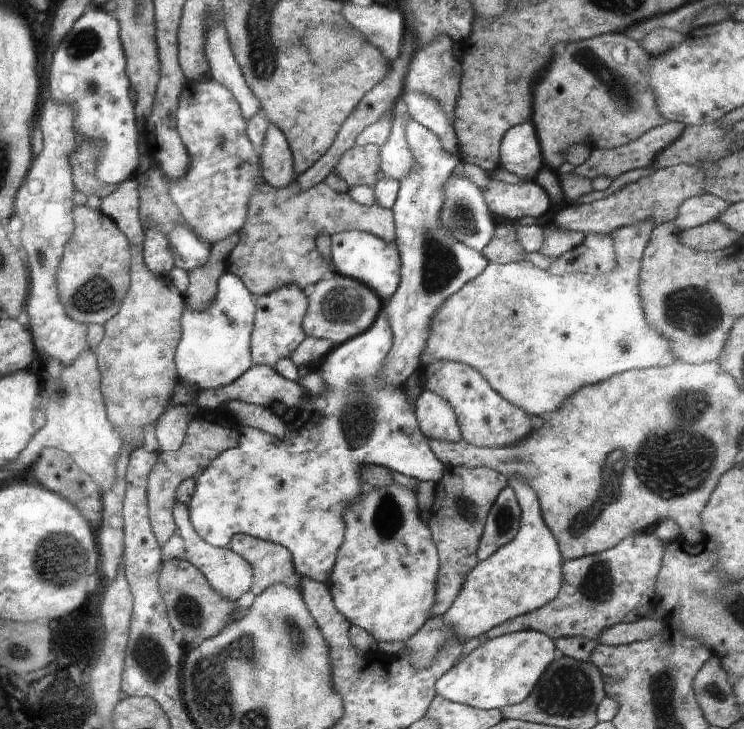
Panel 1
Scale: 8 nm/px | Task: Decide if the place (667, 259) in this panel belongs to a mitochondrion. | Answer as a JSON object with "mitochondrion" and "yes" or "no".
{"mitochondrion":"no"}

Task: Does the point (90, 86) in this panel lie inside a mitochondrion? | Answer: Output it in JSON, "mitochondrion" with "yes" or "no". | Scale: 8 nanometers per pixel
{"mitochondrion":"yes"}

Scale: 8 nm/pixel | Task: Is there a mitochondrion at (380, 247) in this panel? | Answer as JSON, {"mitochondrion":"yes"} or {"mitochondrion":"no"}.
{"mitochondrion":"no"}

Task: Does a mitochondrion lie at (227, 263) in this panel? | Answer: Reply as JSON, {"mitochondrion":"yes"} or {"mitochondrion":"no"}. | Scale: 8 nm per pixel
{"mitochondrion":"no"}

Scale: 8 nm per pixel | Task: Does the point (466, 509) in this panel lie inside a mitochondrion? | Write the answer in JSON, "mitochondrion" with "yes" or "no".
{"mitochondrion":"yes"}

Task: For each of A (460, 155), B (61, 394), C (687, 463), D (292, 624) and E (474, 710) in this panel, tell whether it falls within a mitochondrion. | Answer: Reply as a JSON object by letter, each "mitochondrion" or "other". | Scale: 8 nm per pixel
{"A":"other","B":"mitochondrion","C":"mitochondrion","D":"mitochondrion","E":"other"}

